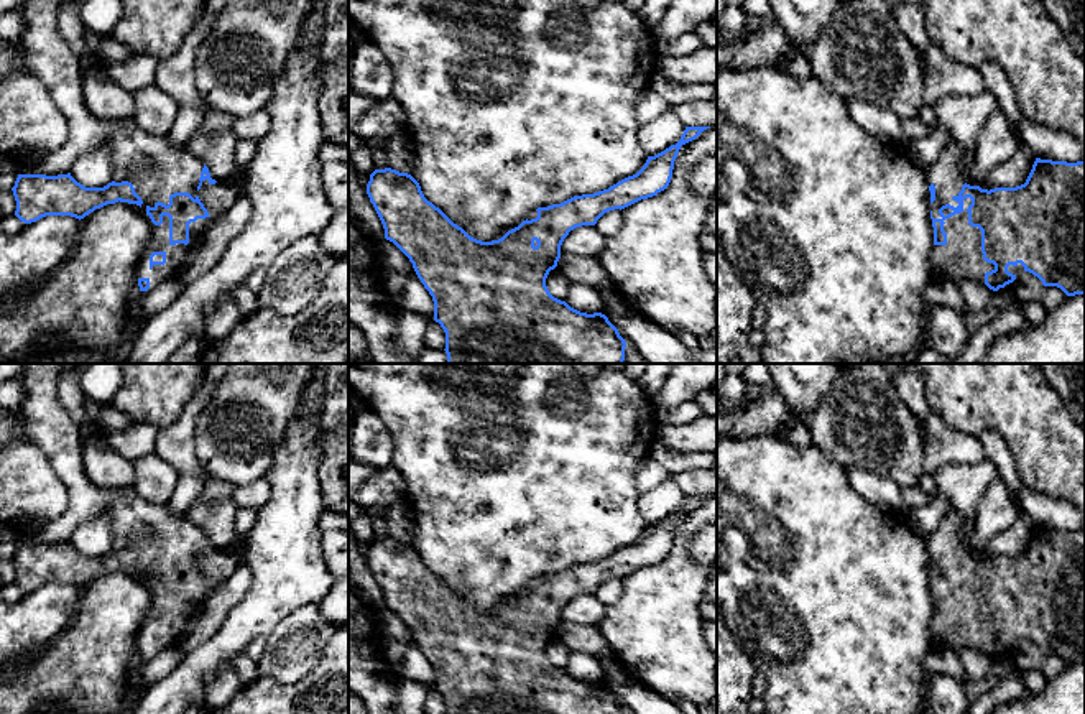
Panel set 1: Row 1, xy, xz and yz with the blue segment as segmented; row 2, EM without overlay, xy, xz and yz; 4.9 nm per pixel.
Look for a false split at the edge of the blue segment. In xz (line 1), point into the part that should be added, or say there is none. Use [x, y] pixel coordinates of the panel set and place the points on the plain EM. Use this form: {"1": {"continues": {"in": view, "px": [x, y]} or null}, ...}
{"1": {"continues": {"in": "xz", "px": [533, 583]}}}

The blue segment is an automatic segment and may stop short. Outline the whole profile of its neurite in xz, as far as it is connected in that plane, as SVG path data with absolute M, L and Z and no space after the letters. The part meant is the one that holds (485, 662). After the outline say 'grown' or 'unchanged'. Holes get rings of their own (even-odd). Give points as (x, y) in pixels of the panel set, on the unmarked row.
M686 495L676 513L648 525L636 543L608 558L538 576L521 592L492 610L477 609L454 592L424 566L419 551L408 541L391 536L375 538L367 563L383 592L385 607L409 627L418 647L432 665L434 689L446 701L446 714L626 714L605 683L580 681L554 666L546 647L557 635L561 614L570 599L595 594L605 581L621 579L664 559L671 551L681 515L707 497L710 495Z | grown

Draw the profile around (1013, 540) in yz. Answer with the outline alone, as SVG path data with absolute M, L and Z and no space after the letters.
M1019 518L1016 523L993 536L985 548L983 554L995 556L1016 556L1026 551L1036 525L1026 518Z

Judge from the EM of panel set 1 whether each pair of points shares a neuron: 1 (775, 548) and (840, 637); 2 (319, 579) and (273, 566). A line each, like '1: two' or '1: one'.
1: one
2: one

